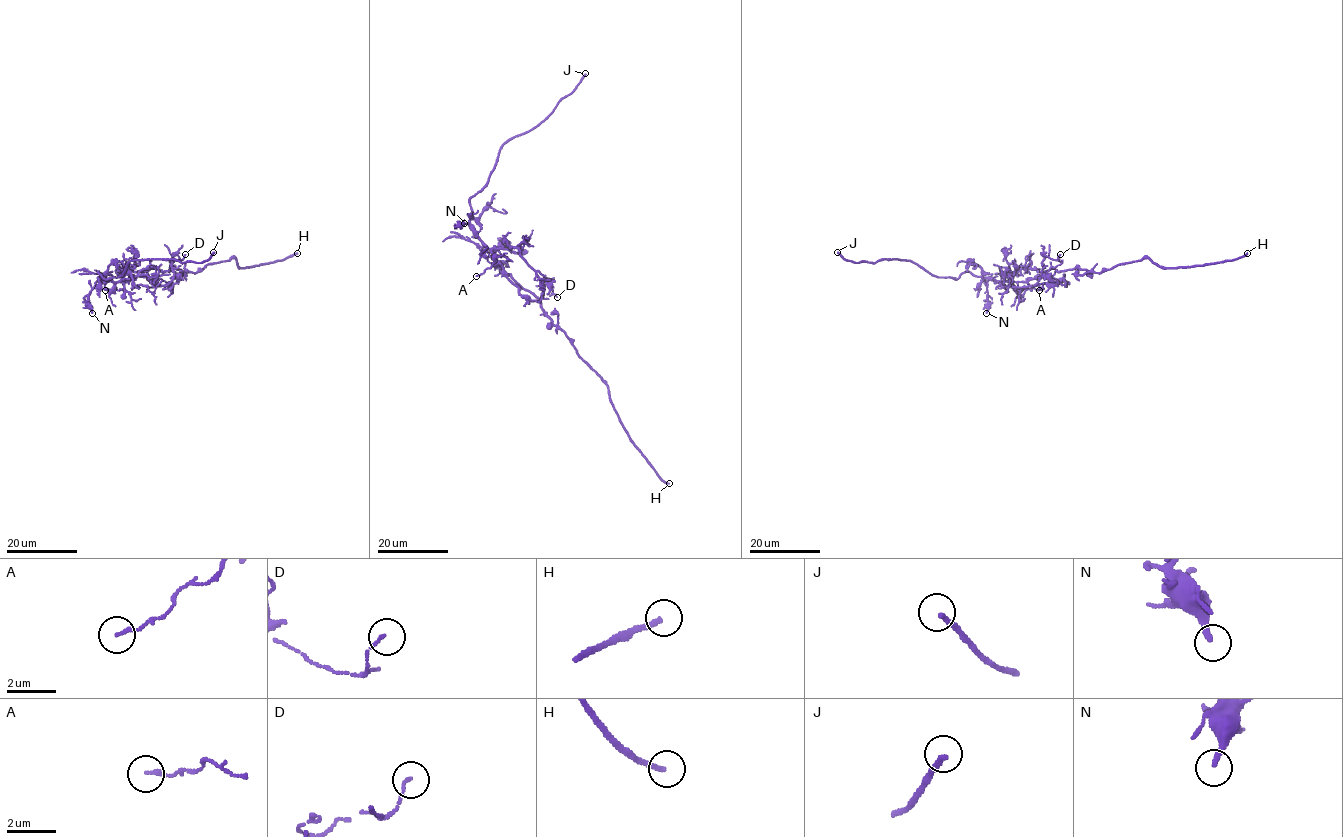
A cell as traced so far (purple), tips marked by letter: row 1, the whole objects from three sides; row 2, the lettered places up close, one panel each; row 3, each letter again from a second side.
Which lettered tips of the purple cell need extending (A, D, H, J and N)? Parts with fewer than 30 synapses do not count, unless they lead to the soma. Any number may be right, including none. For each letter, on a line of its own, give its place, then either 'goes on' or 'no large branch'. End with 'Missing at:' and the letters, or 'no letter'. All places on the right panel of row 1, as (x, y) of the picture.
A: at (1039, 290); no large branch
D: at (1060, 254); no large branch
H: at (1247, 253); goes on
J: at (837, 252); no large branch
N: at (986, 313); no large branch
Missing at: H

